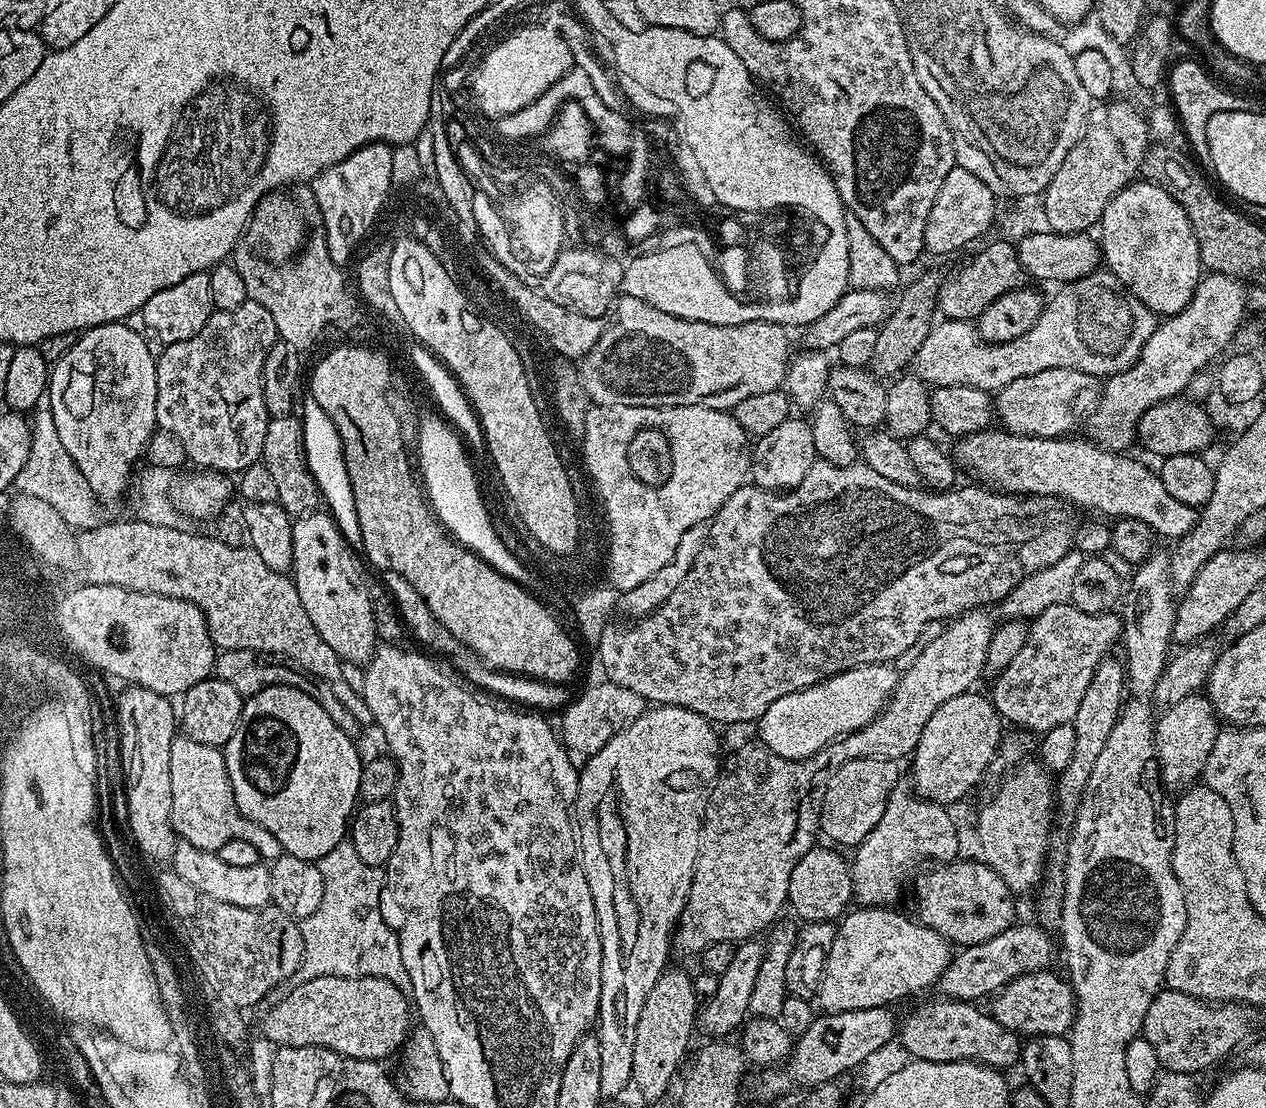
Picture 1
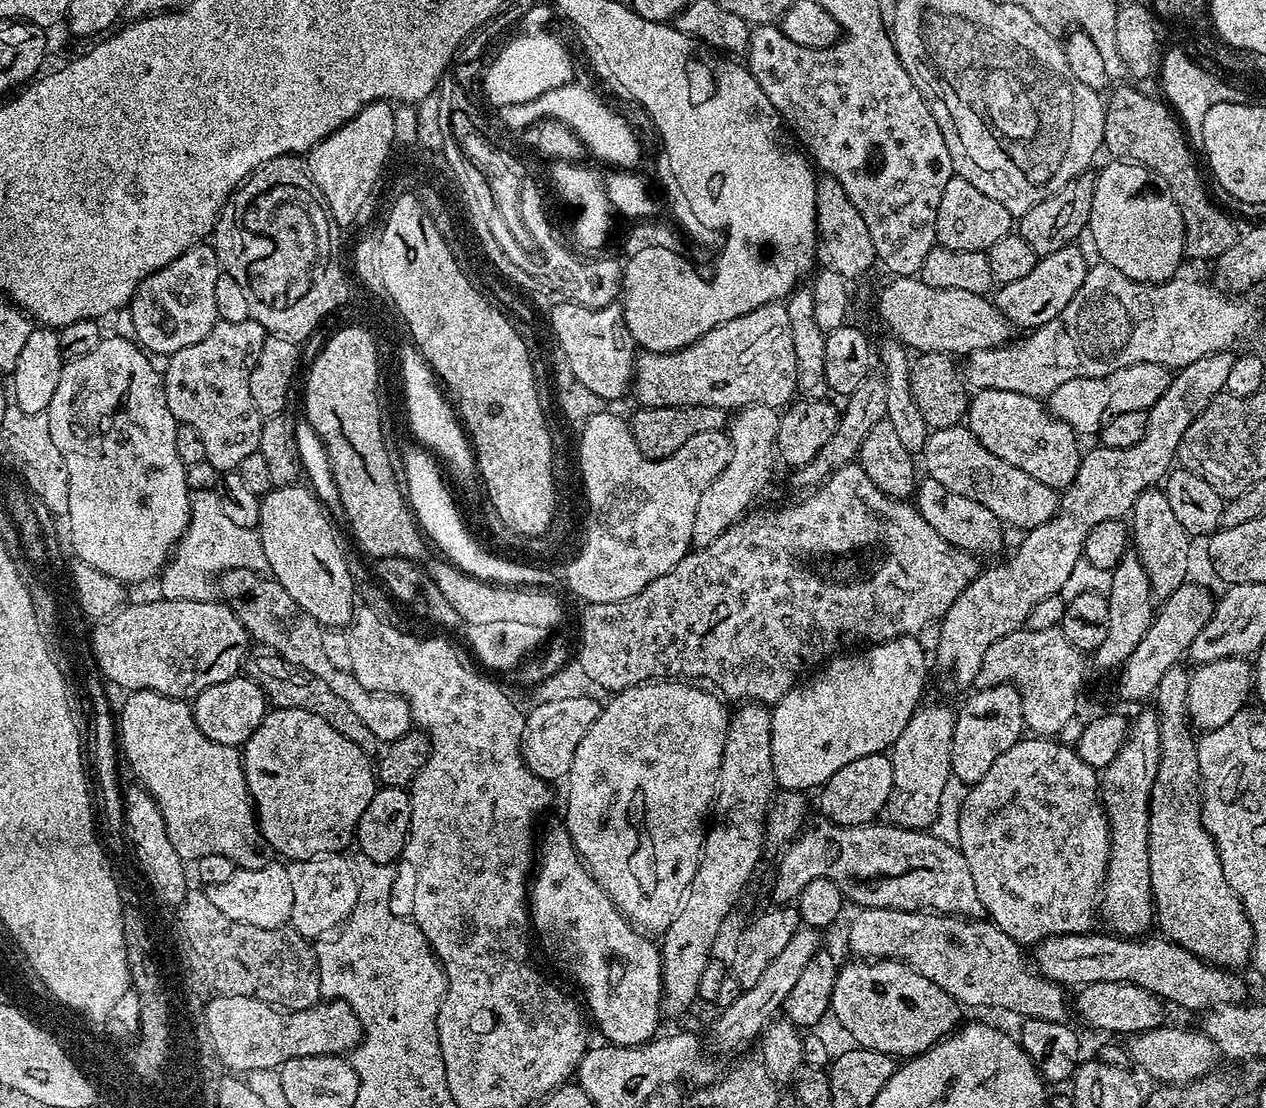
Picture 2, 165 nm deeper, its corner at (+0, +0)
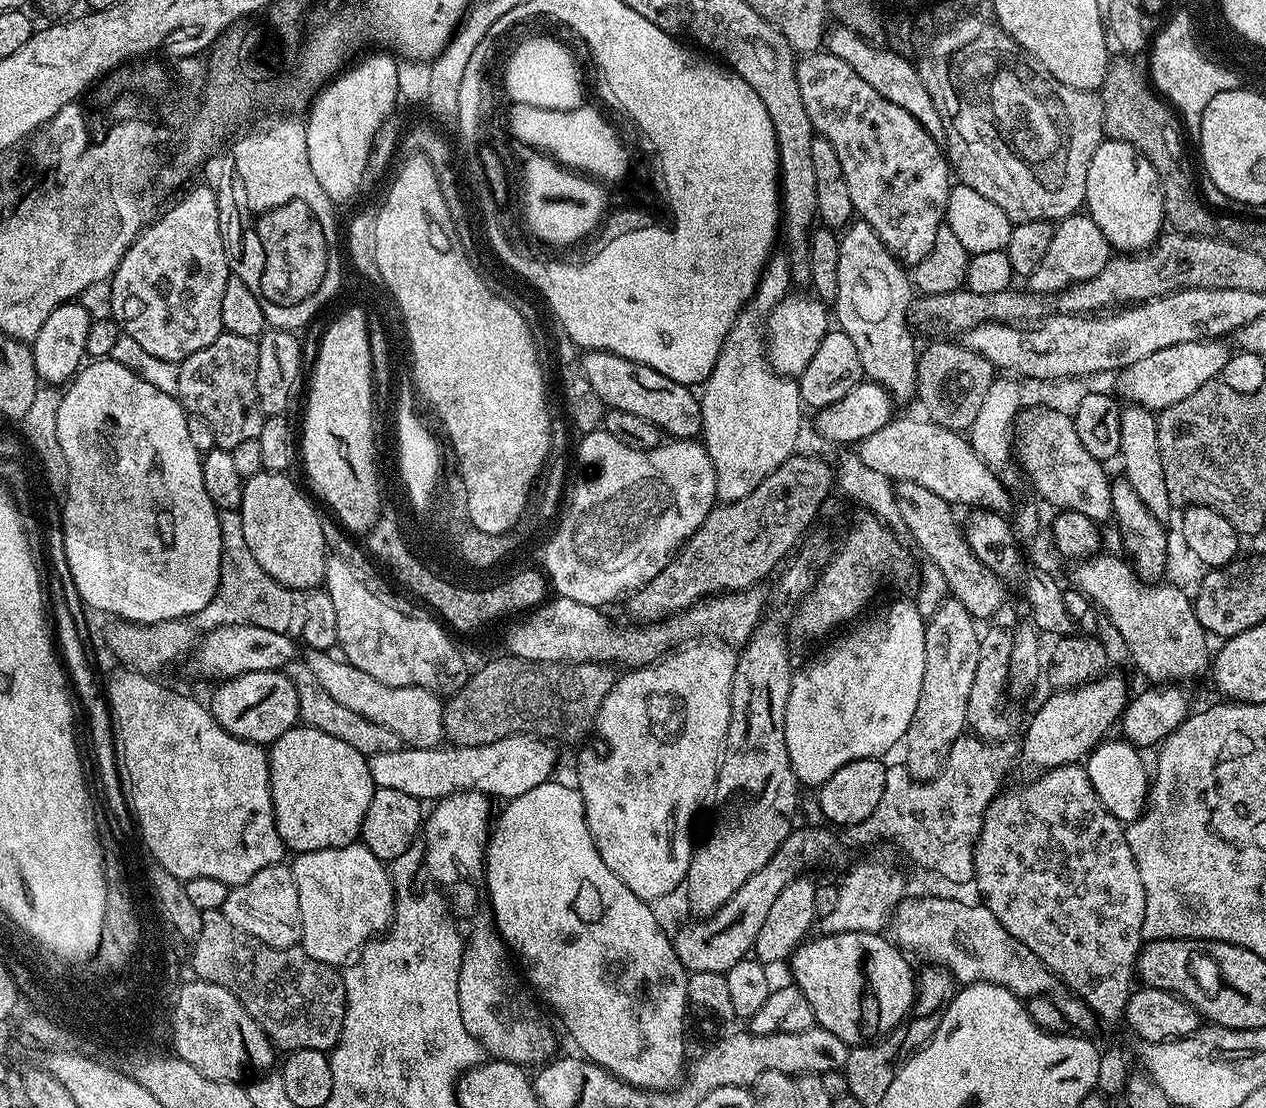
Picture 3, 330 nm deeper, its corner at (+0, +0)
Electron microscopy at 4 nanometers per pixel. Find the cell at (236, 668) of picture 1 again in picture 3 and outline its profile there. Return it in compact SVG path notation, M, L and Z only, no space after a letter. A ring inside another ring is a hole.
M303 659L290 661L282 671L290 678L290 682L294 682L294 690L298 690L300 720L307 727L317 728L326 734L334 734L334 738L342 738L342 742L354 746L354 750L363 752L367 757L374 754L392 753L402 746L398 736L392 730L386 729L386 726L378 726L378 722L370 722L362 718L362 714L354 714L354 710L346 710L346 706L334 702L334 698L326 694L325 688L318 683L318 678L314 678L310 666L306 666Z

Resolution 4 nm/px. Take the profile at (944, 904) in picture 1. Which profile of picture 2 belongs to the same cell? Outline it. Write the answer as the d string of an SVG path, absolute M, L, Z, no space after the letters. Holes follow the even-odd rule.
M823 818L809 819L801 828L798 835L793 836L788 841L786 847L779 853L780 861L776 864L776 877L772 880L772 896L777 905L784 906L789 902L795 901L797 896L802 894L802 890L806 890L809 882L814 882L814 878L830 878L830 882L834 882L834 886L838 886L838 890L844 896L845 901L856 903L860 908L889 908L890 910L906 910L907 912L918 912L927 910L937 914L947 914L950 916L959 916L961 918L976 918L981 915L982 909L980 899L978 898L978 890L974 890L974 878L970 878L970 866L966 866L966 858L961 854L959 847L947 845L936 836L932 835L928 830L917 830L914 828L898 828L891 822L873 822L871 824L859 824L858 826L841 826L834 824L831 820Z

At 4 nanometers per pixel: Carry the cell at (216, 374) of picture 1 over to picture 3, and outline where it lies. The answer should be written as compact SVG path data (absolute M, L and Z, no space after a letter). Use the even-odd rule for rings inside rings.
M225 331L210 346L179 361L176 396L185 413L197 415L210 426L217 448L231 450L242 442L260 439L264 411L256 393L258 378L258 343L250 337L239 337Z

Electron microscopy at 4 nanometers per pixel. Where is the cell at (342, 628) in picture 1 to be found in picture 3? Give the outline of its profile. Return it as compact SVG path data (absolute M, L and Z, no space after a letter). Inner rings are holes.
M261 470L258 474L247 477L242 490L242 502L238 509L242 518L242 534L246 534L246 546L250 546L250 554L254 554L254 558L258 558L258 566L262 566L262 570L266 570L266 574L270 574L270 578L274 578L285 588L289 590L307 590L310 588L319 588L324 582L324 571L328 565L329 549L324 549L324 524L320 521L320 516L316 513L316 508L310 501L304 497L304 492L291 480L291 475L283 472L265 472Z

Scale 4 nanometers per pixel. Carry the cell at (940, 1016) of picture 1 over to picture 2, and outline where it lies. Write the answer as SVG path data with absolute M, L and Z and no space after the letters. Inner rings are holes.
M856 958L851 962L853 964L848 964L845 968L843 965L837 971L830 1012L833 1017L836 1015L837 1022L848 1031L848 1036L852 1039L849 1041L853 1045L878 1050L893 1058L911 1058L921 1056L961 1027L962 1008L955 998L904 961Z

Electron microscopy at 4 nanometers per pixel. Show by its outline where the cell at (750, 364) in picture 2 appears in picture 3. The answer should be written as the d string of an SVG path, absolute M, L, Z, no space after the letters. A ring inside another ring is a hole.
M789 294L782 302L772 307L766 321L766 355L772 371L779 376L799 378L802 370L810 366L822 338L830 330L830 308L825 301L815 295L795 296ZM829 320L829 324L828 324Z

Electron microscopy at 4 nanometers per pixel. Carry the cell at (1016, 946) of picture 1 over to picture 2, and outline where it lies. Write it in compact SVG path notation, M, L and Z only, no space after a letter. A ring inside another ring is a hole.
M1075 932L1074 934L1062 934L1041 940L1031 949L1031 963L1039 975L1053 980L1055 984L1068 990L1076 990L1083 985L1094 982L1133 984L1160 997L1161 1001L1167 1002L1169 1005L1171 1005L1170 1003L1177 1004L1178 1007L1185 1008L1188 1012L1197 1012L1197 1014L1203 1014L1208 1009L1218 1006L1245 1003L1247 996L1244 995L1247 994L1248 988L1244 985L1240 974L1226 968L1217 968L1215 964L1207 964L1205 960L1200 960L1194 954L1190 954L1190 950L1178 946L1163 935L1155 934L1156 936L1152 936L1153 934L1148 934L1143 938L1125 938L1115 934L1096 935Z

